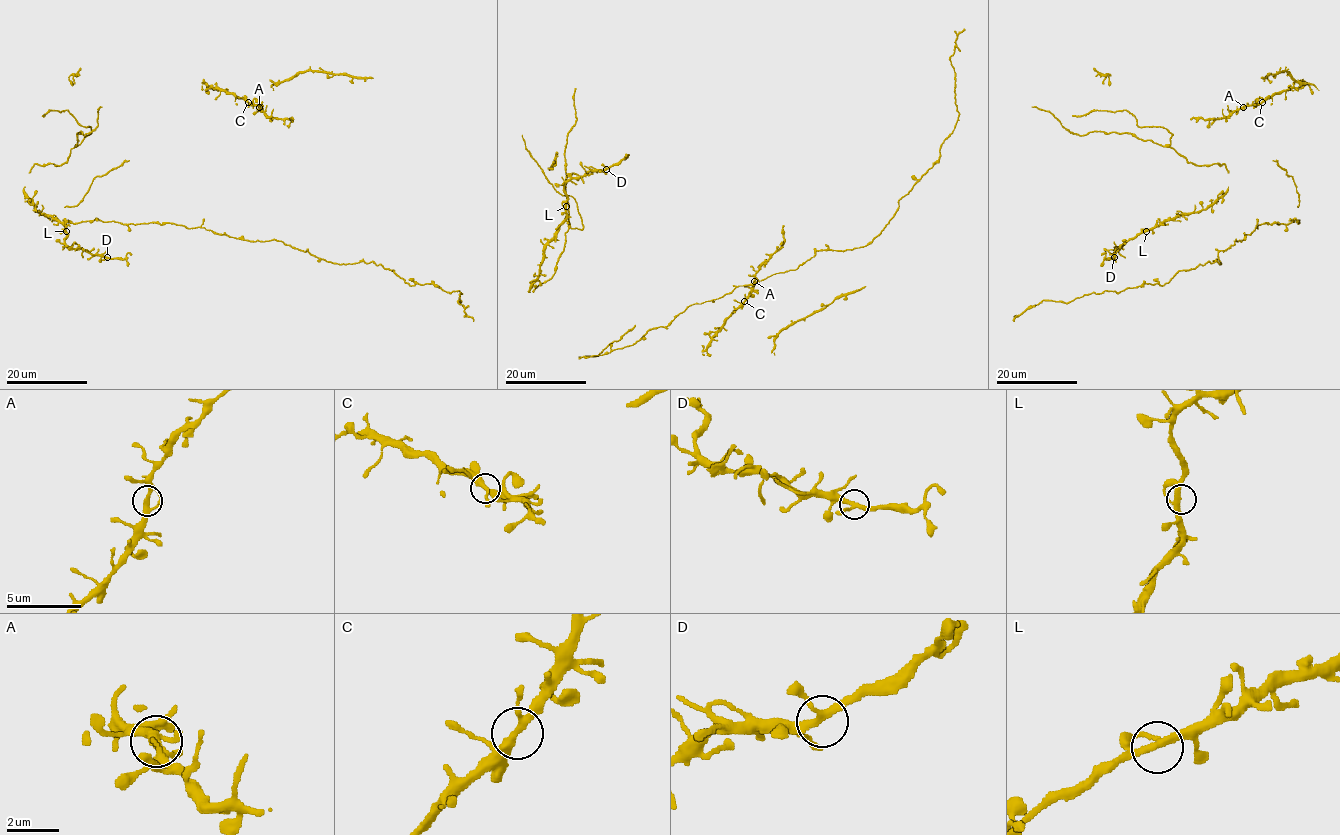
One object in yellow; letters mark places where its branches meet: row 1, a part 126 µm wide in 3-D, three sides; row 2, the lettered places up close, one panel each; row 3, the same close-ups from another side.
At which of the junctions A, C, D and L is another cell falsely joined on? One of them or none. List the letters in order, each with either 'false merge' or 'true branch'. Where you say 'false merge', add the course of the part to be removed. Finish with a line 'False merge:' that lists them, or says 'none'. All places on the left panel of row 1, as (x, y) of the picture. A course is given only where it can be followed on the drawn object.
A: true branch
C: true branch
D: true branch
L: true branch
False merge: none

